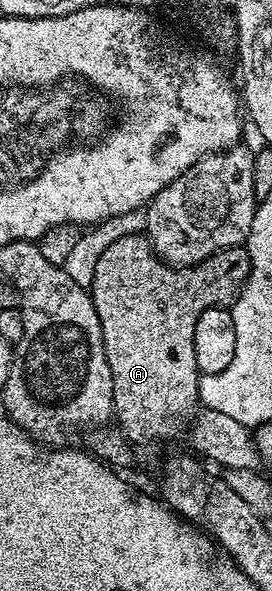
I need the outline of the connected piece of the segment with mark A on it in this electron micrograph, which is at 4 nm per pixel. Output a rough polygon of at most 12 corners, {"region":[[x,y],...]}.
{"region":[[144,234],[91,294],[130,444],[199,407],[195,325],[232,308],[244,246],[172,267]]}

